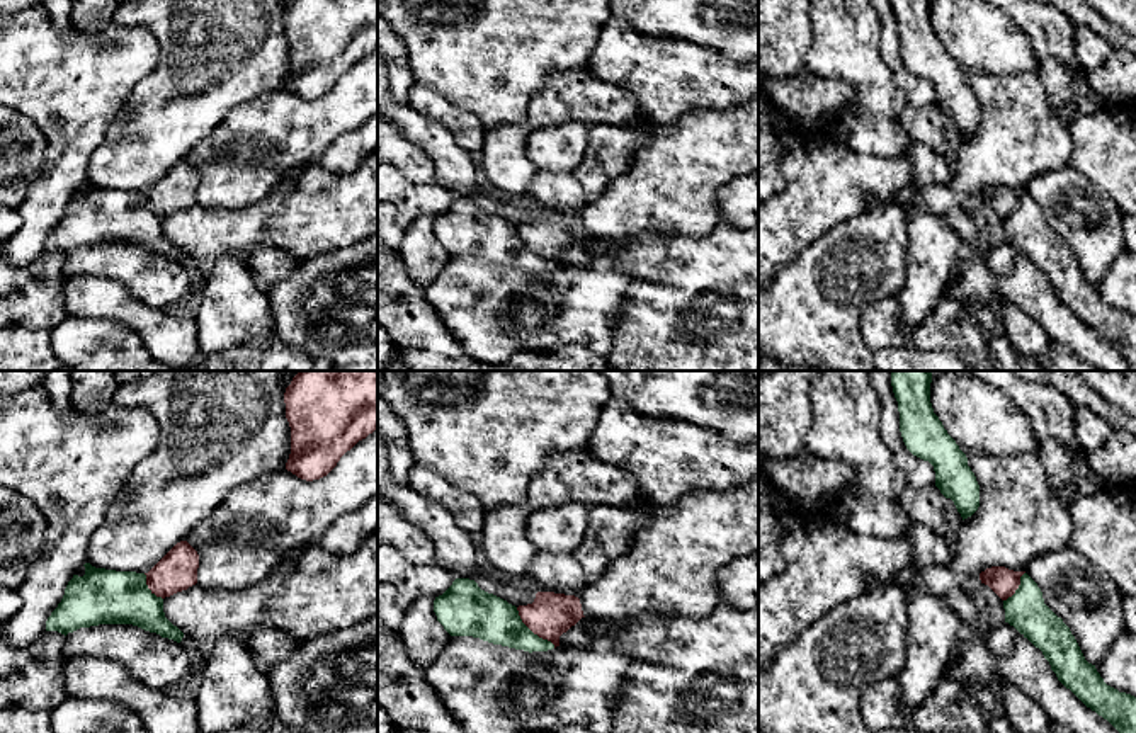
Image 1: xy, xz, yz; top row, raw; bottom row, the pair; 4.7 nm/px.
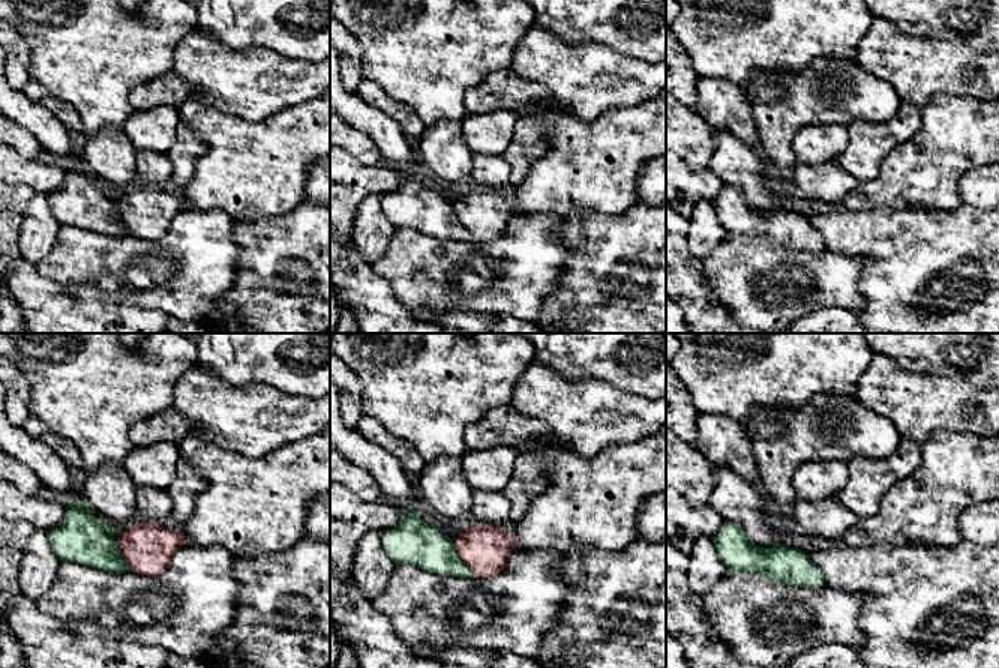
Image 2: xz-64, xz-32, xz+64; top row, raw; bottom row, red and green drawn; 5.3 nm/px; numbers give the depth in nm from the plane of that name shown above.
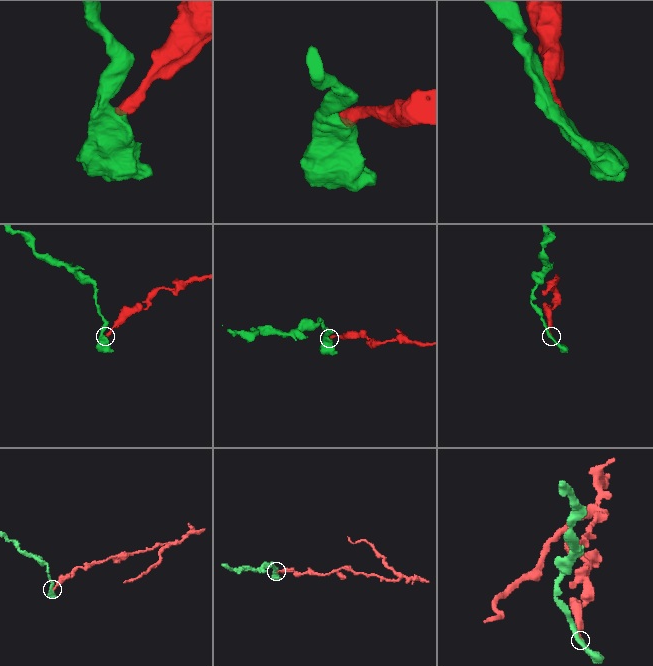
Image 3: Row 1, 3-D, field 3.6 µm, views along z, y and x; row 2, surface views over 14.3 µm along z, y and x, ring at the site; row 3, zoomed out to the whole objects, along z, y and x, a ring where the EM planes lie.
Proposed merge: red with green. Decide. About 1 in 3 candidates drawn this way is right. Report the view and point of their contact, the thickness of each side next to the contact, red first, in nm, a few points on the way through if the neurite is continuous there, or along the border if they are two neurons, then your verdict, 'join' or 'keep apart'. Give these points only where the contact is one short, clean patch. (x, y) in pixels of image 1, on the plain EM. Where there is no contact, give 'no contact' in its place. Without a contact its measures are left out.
xz (533, 250) | 200/220 nm | along xz (516, 227), (521, 238), (555, 266) | keep apart

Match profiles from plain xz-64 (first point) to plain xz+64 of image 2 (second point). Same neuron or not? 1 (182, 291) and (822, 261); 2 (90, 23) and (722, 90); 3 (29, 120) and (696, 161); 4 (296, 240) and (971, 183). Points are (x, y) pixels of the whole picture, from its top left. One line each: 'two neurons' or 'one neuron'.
1: one neuron
2: two neurons
3: two neurons
4: two neurons

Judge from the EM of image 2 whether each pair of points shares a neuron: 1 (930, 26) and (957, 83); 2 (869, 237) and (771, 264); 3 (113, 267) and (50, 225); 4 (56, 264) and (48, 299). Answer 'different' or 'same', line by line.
1: different
2: different
3: different
4: different

